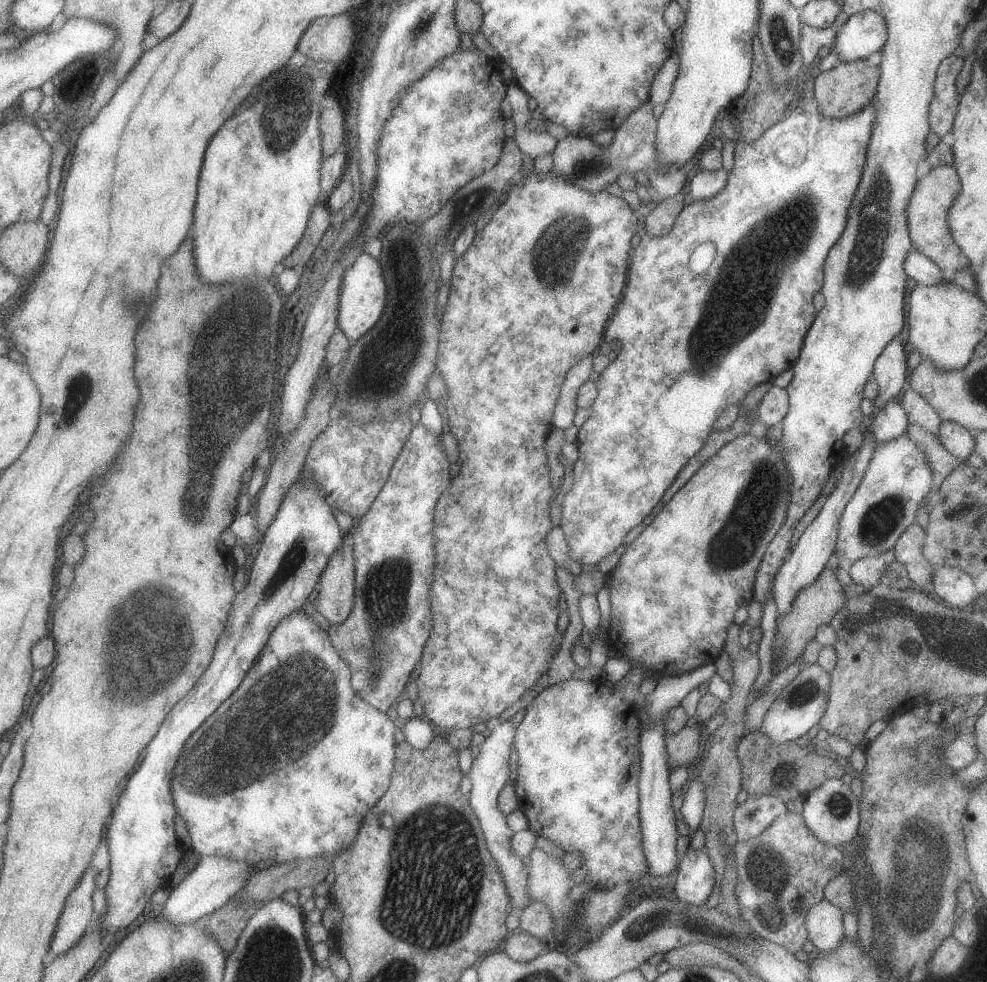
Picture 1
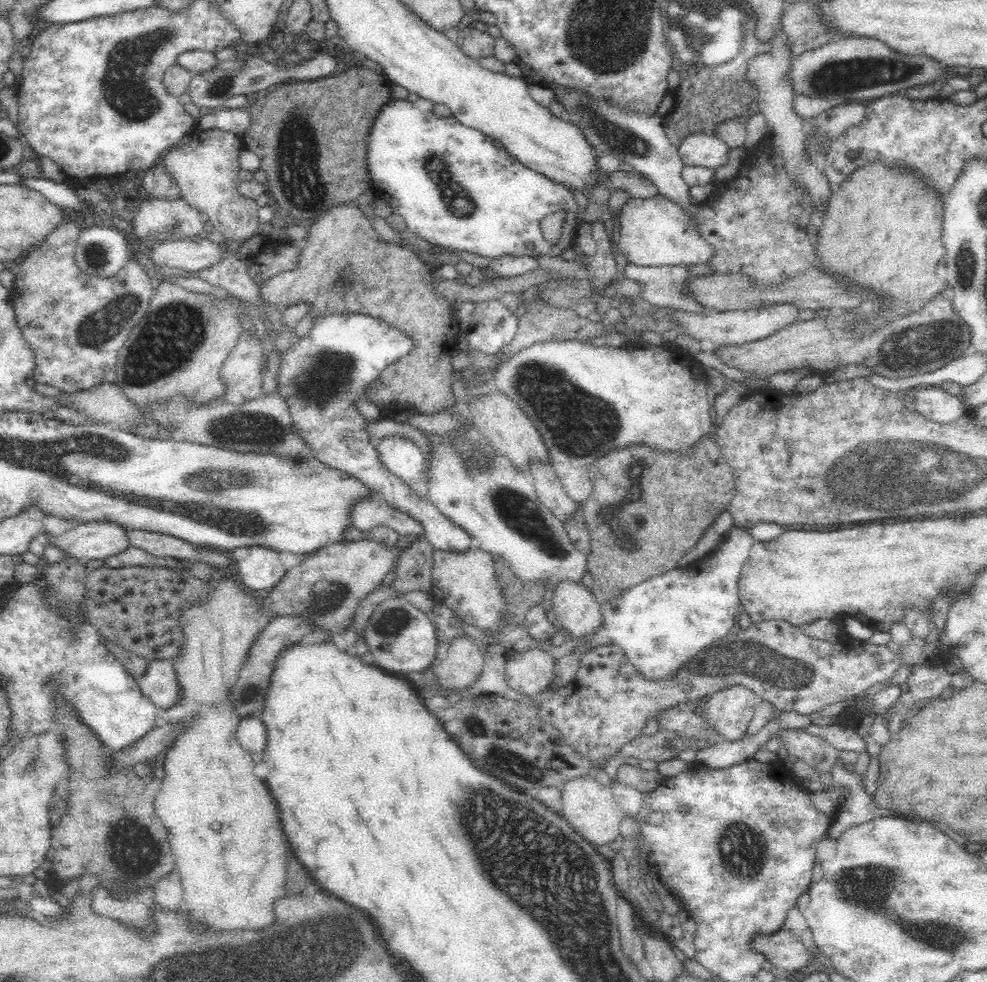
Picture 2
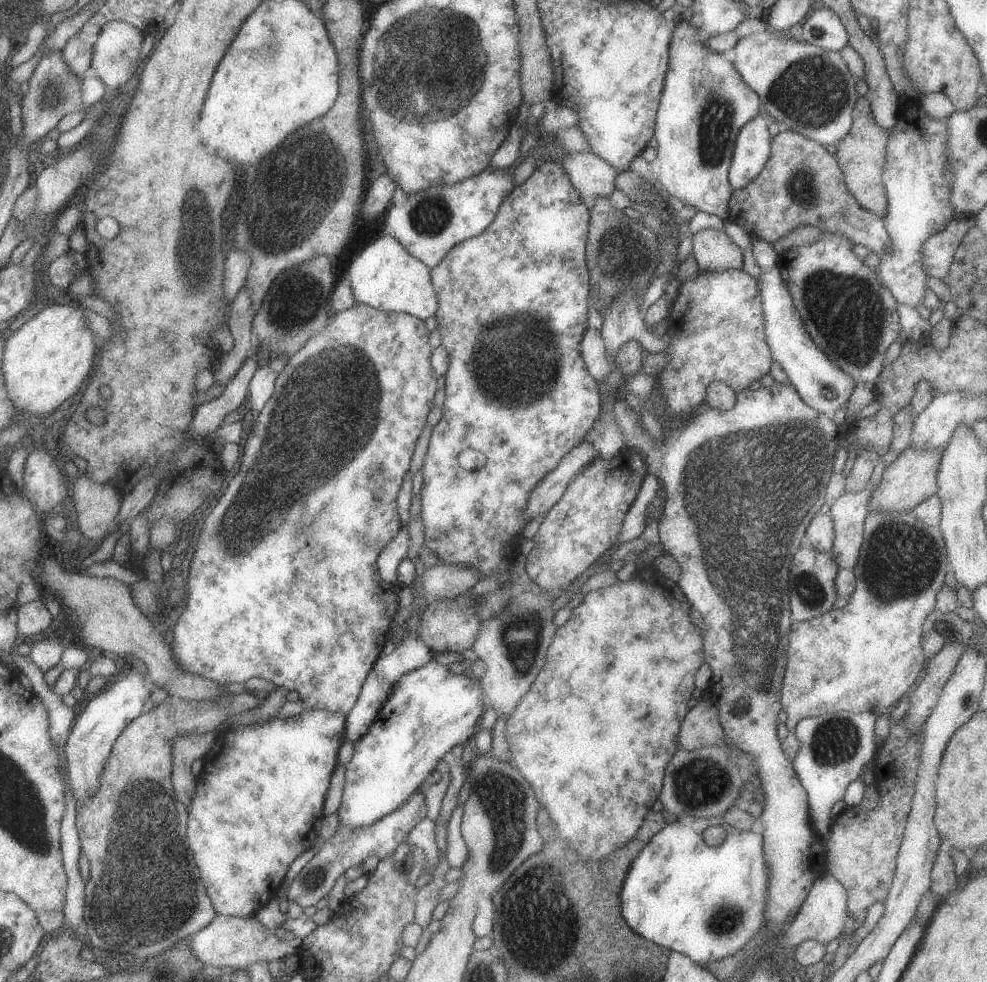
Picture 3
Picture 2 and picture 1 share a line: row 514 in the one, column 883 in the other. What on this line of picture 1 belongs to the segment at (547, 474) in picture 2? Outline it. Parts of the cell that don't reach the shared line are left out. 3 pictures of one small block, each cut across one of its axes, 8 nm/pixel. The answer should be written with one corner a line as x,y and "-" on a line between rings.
890,550
877,557
866,557
857,560
846,568
854,583
862,584
866,589
871,589
881,583
881,576
894,560
895,554
893,550

